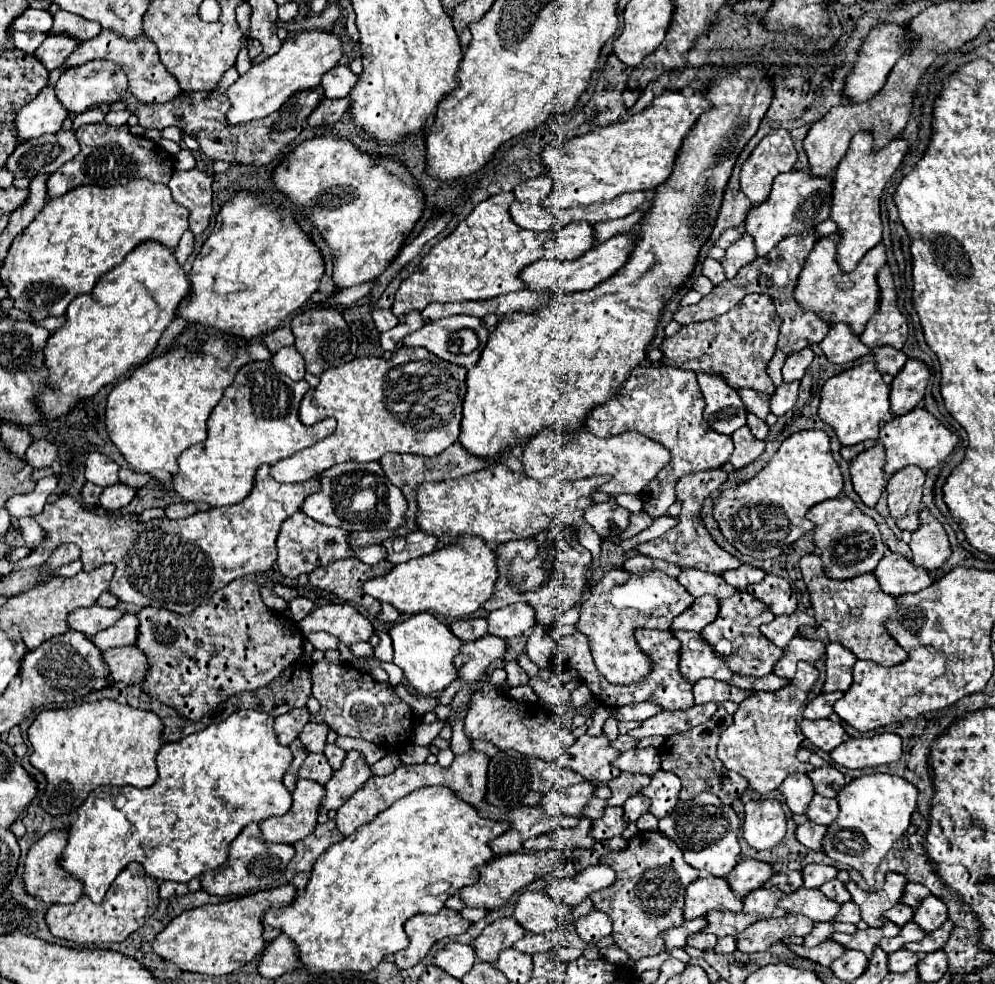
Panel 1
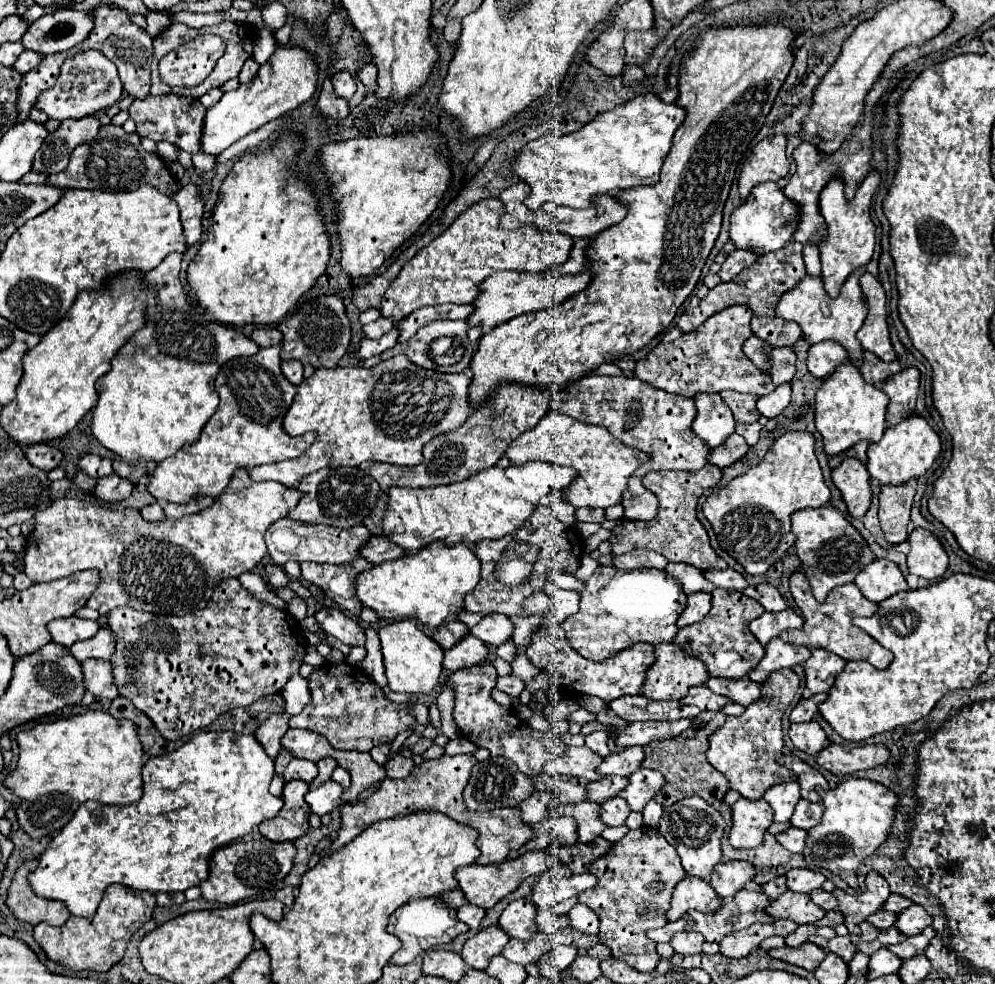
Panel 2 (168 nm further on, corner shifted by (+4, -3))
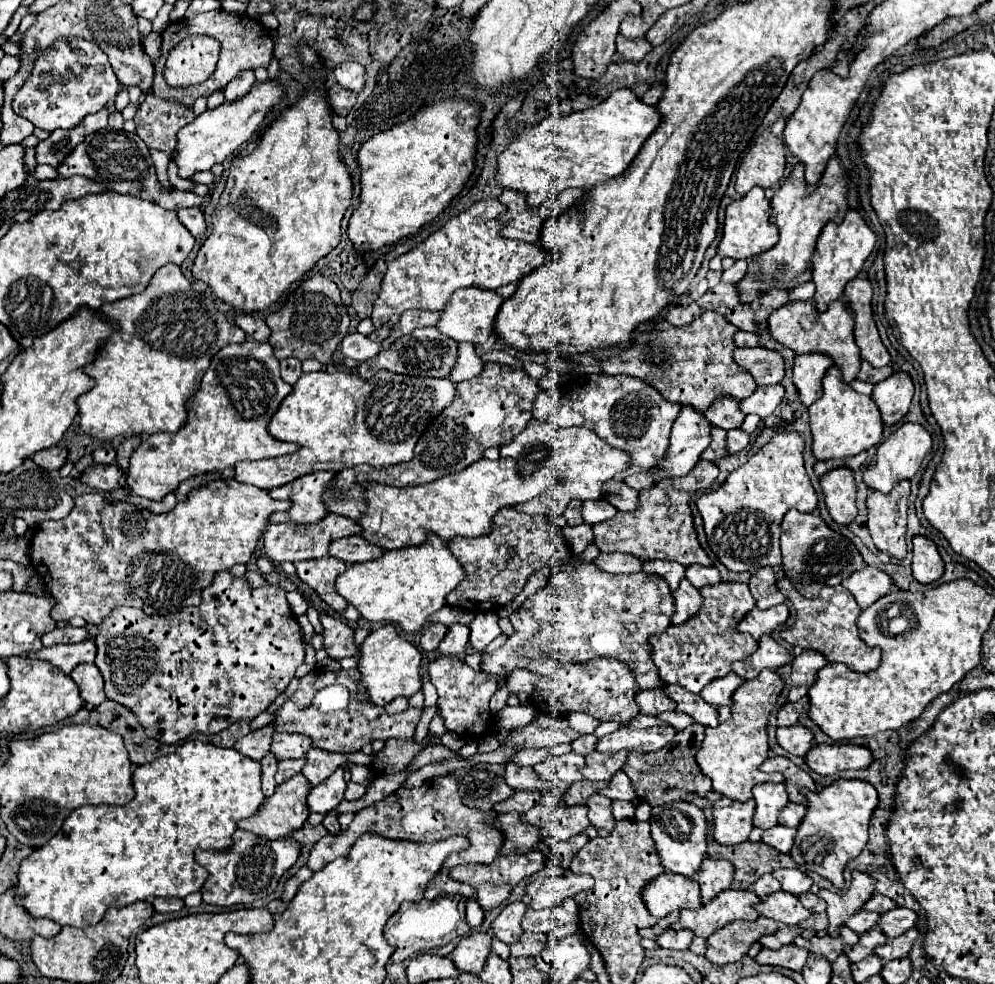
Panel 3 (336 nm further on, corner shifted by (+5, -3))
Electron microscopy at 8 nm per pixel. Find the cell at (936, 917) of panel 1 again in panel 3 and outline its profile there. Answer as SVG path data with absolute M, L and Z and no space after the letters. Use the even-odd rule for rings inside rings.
M900 906L900 908L894 908L894 910L888 910L888 912L880 914L876 928L878 928L882 934L886 934L886 936L896 938L896 936L900 936L902 932L910 930L914 924L916 924L916 914L914 914L912 910Z

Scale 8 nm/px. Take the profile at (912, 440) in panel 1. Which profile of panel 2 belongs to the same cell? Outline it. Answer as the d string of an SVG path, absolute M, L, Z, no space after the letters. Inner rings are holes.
M909 416L895 426L889 426L879 442L871 442L867 450L867 470L881 484L903 484L909 478L923 476L941 452L941 440L921 416Z

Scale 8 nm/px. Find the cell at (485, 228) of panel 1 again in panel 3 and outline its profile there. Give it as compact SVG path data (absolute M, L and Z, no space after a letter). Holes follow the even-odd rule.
M480 200L476 204L472 204L466 212L454 216L452 220L448 220L438 232L430 234L424 242L420 242L418 246L414 246L412 250L408 250L406 254L390 260L388 270L382 278L382 290L378 294L378 300L374 302L374 310L372 310L372 322L376 328L380 328L382 324L386 324L388 328L392 328L402 312L416 308L416 310L442 310L450 298L450 294L458 288L488 288L488 290L496 290L500 286L506 286L510 282L520 280L524 274L536 270L538 266L542 266L546 260L552 260L552 254L546 252L544 248L540 248L538 244L528 244L528 242L516 242L516 240L508 240L500 236L500 222L498 216L500 212L504 212L506 206L498 200Z

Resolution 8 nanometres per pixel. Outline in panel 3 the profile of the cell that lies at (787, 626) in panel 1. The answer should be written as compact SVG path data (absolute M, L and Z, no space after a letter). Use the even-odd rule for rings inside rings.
M786 604L774 606L770 610L760 610L752 608L740 622L738 622L738 632L750 634L754 640L758 640L762 634L770 634L774 628L782 626L788 620L788 608Z

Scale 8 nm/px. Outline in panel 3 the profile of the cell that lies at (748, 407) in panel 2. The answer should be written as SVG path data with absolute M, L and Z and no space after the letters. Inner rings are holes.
M722 396L720 400L716 400L706 412L704 412L706 420L712 426L718 426L722 430L734 430L742 426L744 414L738 408L738 400L730 398L730 396Z

